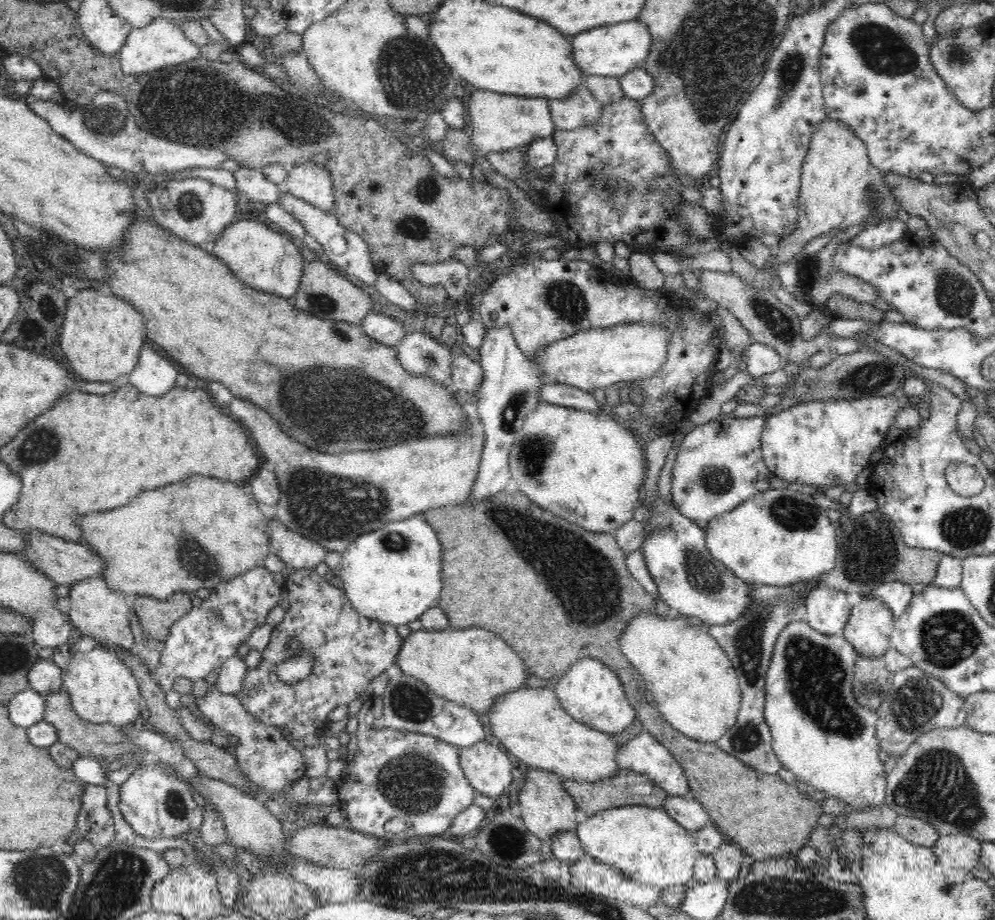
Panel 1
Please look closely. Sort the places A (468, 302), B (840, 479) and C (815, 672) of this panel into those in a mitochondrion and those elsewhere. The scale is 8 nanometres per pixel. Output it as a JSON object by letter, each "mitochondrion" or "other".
{"A":"other","B":"other","C":"mitochondrion"}

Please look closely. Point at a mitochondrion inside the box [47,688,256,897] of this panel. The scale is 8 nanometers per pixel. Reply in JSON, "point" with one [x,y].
{"point":[175,803]}

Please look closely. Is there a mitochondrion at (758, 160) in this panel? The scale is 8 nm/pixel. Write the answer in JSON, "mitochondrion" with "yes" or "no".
{"mitochondrion":"no"}

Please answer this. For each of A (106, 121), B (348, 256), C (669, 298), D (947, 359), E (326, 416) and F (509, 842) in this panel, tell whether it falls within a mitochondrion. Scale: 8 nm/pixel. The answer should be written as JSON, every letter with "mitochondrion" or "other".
{"A":"mitochondrion","B":"other","C":"other","D":"other","E":"mitochondrion","F":"mitochondrion"}

